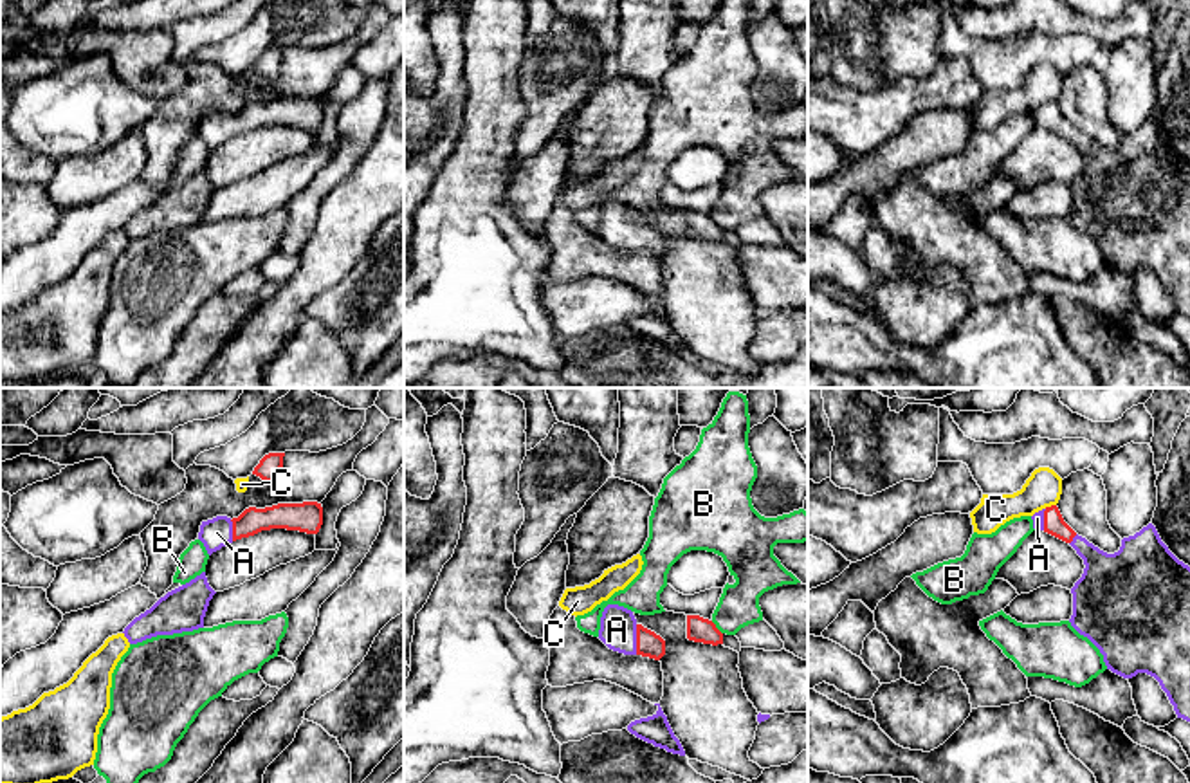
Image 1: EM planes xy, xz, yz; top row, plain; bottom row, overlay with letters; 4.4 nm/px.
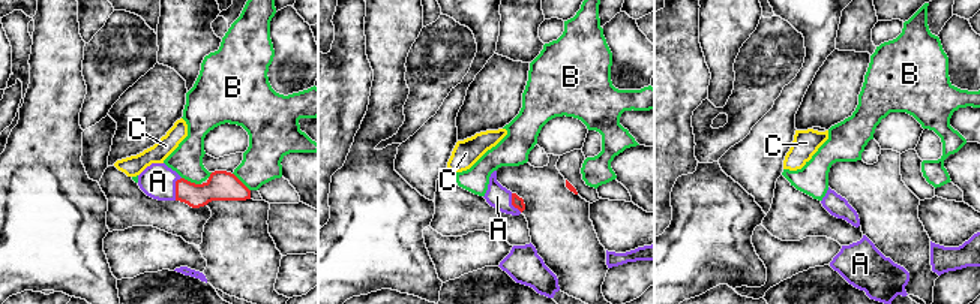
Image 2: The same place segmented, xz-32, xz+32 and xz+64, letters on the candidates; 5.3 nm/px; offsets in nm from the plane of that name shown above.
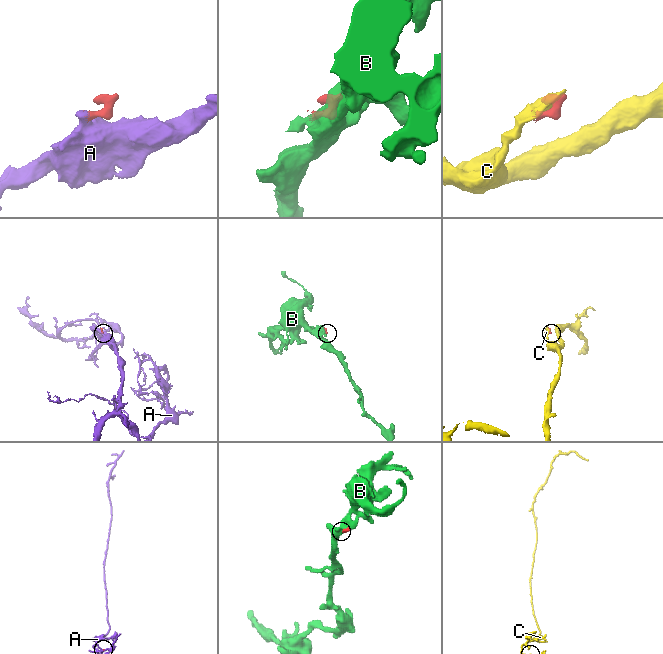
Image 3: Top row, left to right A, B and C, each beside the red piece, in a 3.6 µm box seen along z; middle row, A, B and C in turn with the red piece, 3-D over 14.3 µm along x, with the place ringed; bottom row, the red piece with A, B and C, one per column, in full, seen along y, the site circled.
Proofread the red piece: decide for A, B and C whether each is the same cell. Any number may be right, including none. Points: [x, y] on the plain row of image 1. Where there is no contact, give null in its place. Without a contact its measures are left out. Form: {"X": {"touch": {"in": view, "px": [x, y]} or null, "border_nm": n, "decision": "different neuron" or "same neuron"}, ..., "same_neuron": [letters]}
{"A": {"touch": {"in": "xz", "px": [637, 235]}, "border_nm": 140, "decision": "same neuron"}, "B": {"touch": {"in": "xz", "px": [716, 224]}, "border_nm": 80, "decision": "different neuron"}, "C": {"touch": {"in": "yz", "px": [1052, 101]}, "border_nm": 60, "decision": "different neuron"}, "same_neuron": ["A"]}

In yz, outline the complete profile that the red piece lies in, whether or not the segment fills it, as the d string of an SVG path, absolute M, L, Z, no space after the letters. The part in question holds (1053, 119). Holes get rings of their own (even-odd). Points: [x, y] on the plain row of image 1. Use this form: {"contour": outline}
{"contour": "M1057 101L1035 108L1031 115L1035 126L1069 139L1084 155L1084 170L1071 184L1071 222L1100 245L1112 269L1123 274L1138 269L1154 272L1177 314L1190 318L1190 162L1168 146L1152 119L1123 134L1118 148L1107 150L1078 132Z"}

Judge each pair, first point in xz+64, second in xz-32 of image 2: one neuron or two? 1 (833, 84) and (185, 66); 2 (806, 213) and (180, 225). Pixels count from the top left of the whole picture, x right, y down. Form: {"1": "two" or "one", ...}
{"1": "two", "2": "one"}

